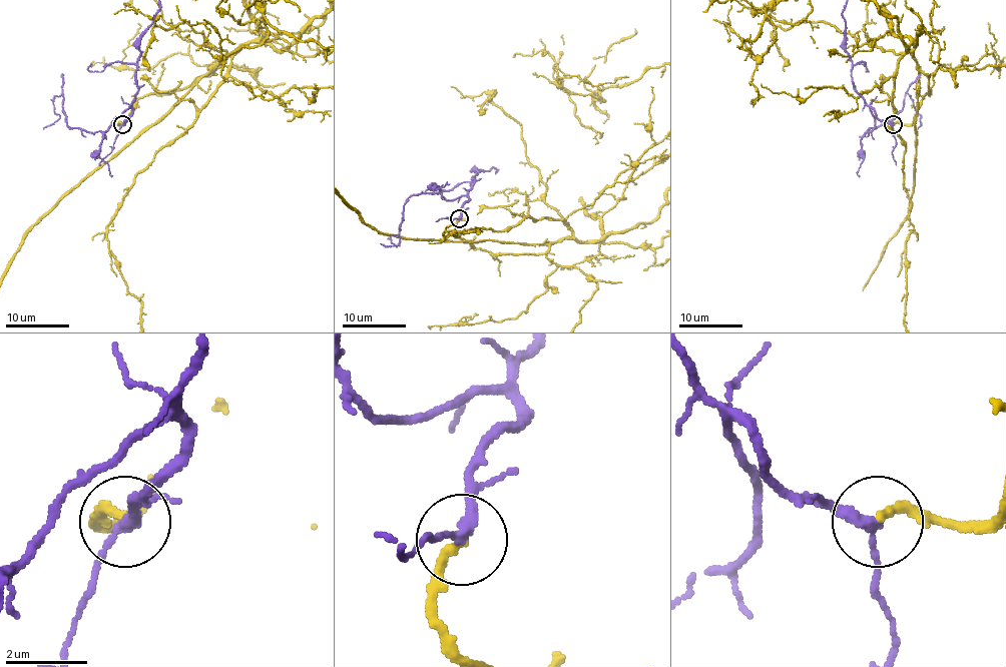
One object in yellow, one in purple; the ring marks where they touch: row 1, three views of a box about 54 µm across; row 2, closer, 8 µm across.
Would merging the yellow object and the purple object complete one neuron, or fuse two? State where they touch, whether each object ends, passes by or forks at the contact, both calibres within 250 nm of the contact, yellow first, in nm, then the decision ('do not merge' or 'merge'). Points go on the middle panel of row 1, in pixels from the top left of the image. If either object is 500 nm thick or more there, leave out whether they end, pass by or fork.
(459, 218) | yellow ends | purple passes by | 240/240 nm | do not merge

